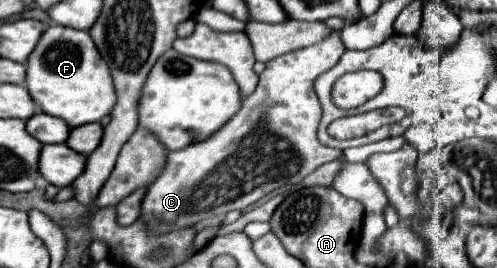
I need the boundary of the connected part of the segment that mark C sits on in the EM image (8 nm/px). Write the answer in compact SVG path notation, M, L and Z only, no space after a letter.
M336 30L332 32L332 36L328 36L326 40L322 40L312 48L302 48L270 60L266 64L266 72L260 74L258 88L254 90L252 96L244 100L240 112L236 112L232 120L228 120L210 138L202 142L194 142L176 152L168 152L166 166L162 168L158 178L150 184L148 194L142 202L140 216L148 222L148 226L154 228L156 232L168 232L168 230L178 230L178 228L208 220L212 216L222 216L230 210L244 210L250 204L258 202L262 196L270 194L272 190L278 190L288 184L300 184L318 166L338 160L342 156L342 150L328 148L320 144L320 140L316 138L322 110L312 84L320 74L336 66L344 50L346 48L340 42L338 30Z

